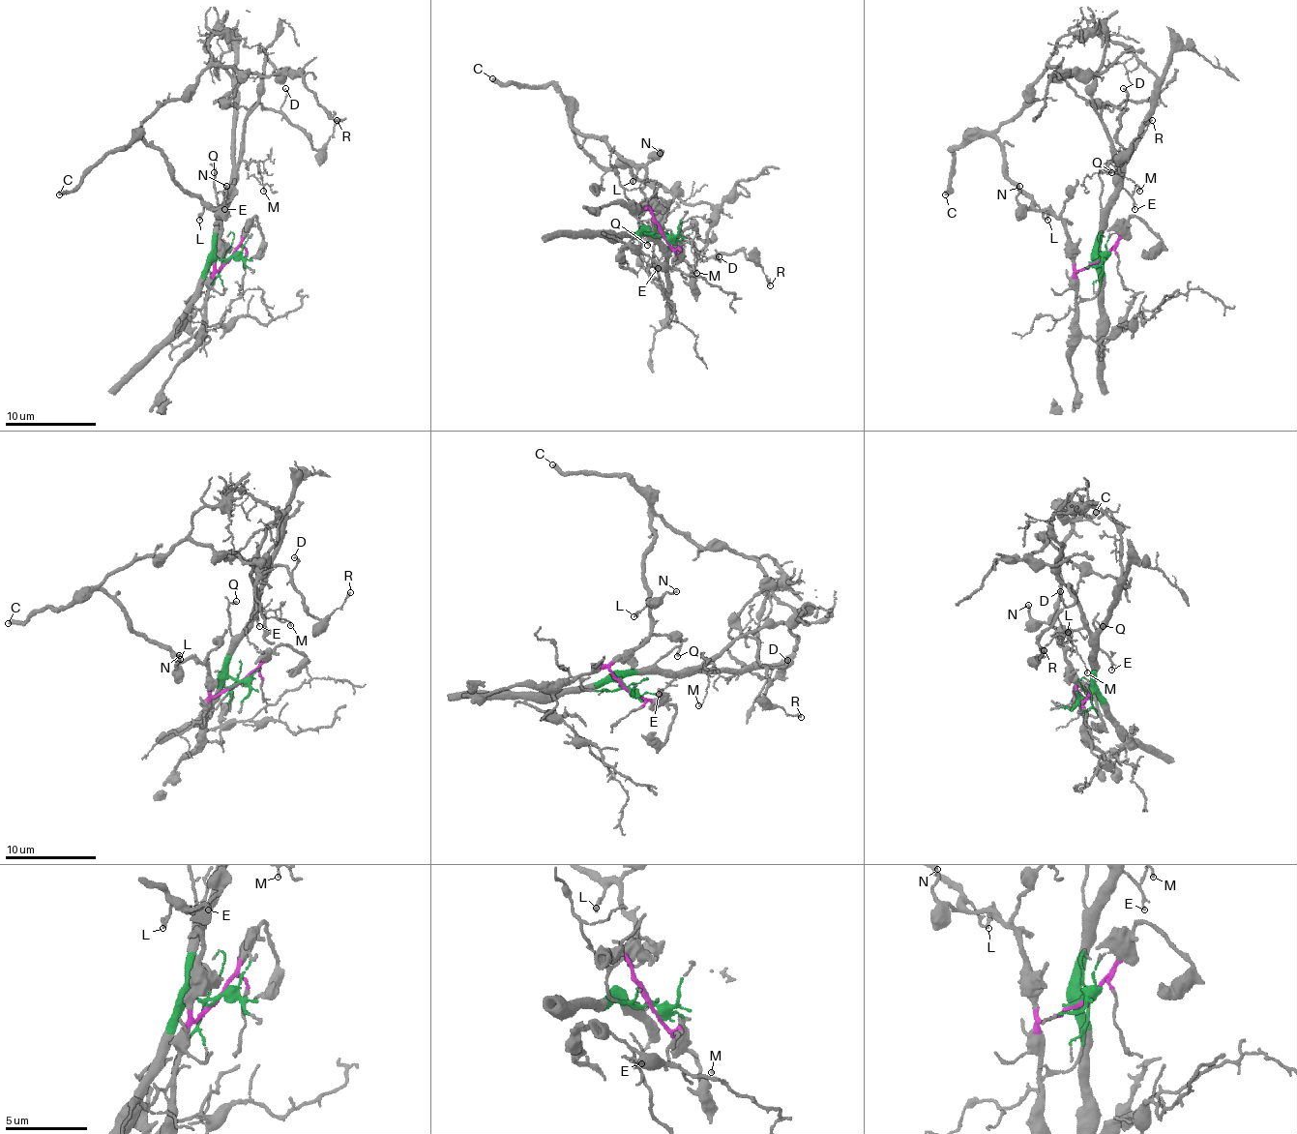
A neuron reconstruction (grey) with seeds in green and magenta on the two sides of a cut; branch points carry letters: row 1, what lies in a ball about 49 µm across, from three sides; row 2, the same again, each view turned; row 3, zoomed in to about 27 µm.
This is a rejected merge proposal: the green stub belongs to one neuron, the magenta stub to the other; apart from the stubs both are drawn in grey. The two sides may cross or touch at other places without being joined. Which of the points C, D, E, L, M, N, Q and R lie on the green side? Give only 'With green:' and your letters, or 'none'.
With green: D, E, M, Q, R

